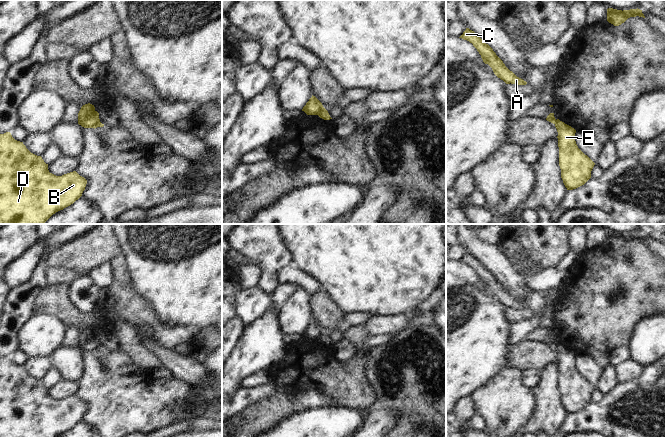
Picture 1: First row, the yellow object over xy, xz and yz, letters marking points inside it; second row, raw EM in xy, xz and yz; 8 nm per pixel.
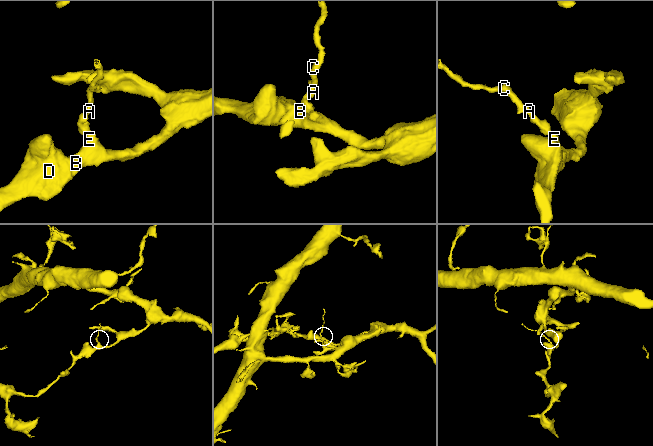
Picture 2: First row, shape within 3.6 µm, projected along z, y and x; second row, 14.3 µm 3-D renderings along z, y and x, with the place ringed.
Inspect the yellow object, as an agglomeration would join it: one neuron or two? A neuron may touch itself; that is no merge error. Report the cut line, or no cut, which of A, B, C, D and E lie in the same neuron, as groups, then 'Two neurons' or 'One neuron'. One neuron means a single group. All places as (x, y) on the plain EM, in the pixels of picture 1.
Split along xz (324, 332), (317, 338). Groups: A C / B D E. Two neurons.

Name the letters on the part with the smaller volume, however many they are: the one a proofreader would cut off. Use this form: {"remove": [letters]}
{"remove": ["A", "C"]}

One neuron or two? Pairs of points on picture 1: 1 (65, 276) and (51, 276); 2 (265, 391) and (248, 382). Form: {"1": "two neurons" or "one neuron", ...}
{"1": "one neuron", "2": "two neurons"}

